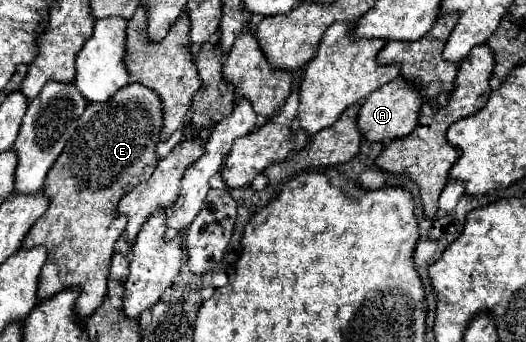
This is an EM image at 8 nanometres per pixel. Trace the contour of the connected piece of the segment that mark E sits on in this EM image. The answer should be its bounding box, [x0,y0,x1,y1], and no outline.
[24,83,162,319]

